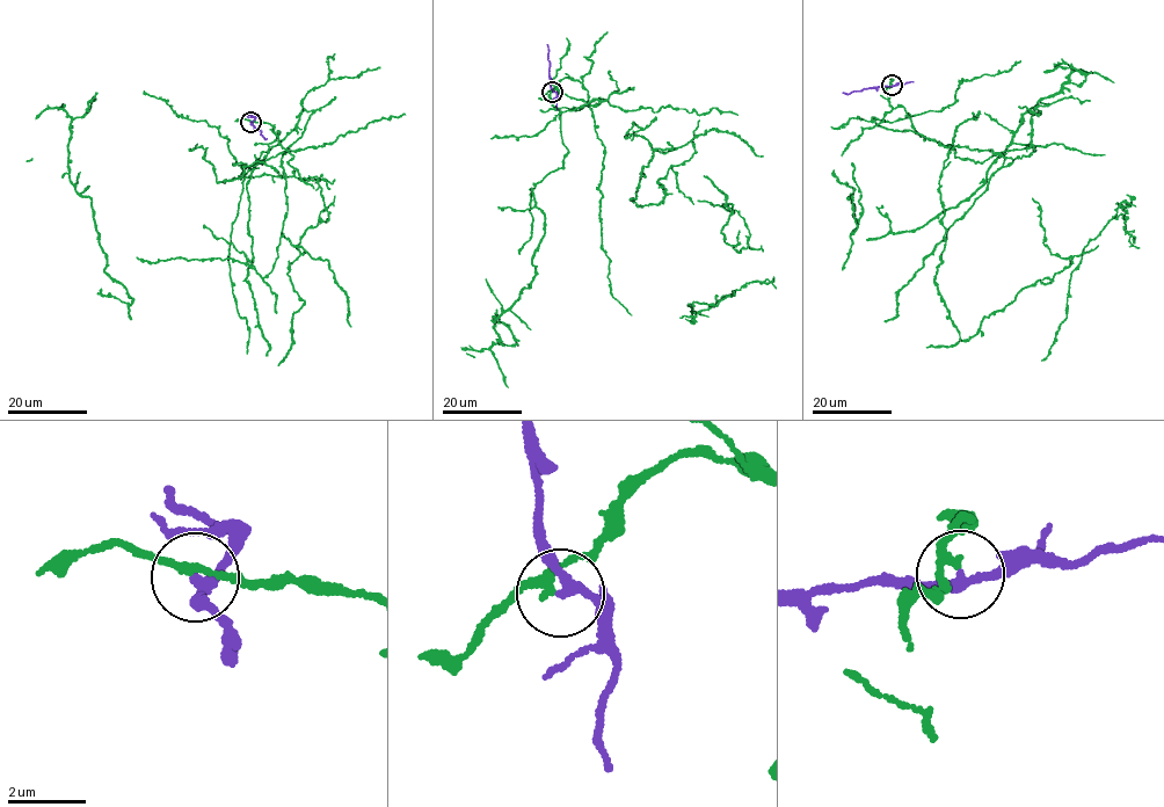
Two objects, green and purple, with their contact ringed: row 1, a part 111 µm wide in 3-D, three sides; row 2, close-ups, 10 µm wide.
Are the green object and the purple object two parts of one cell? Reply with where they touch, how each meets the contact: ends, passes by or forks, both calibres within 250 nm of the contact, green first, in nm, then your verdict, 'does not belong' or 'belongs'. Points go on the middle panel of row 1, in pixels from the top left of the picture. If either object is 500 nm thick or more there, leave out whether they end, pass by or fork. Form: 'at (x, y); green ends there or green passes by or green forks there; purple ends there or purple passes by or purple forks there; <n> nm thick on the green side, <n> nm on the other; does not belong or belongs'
at (552, 92); green passes by; purple passes by; 190 nm thick on the green side, 240 nm on the other; does not belong

